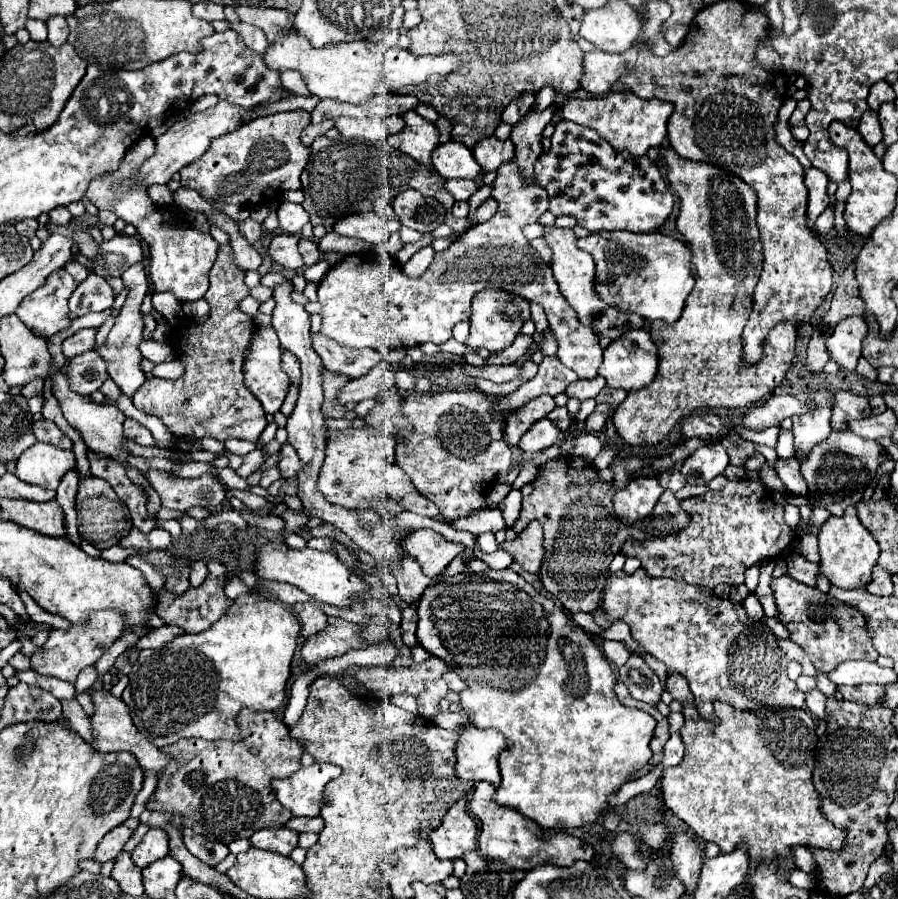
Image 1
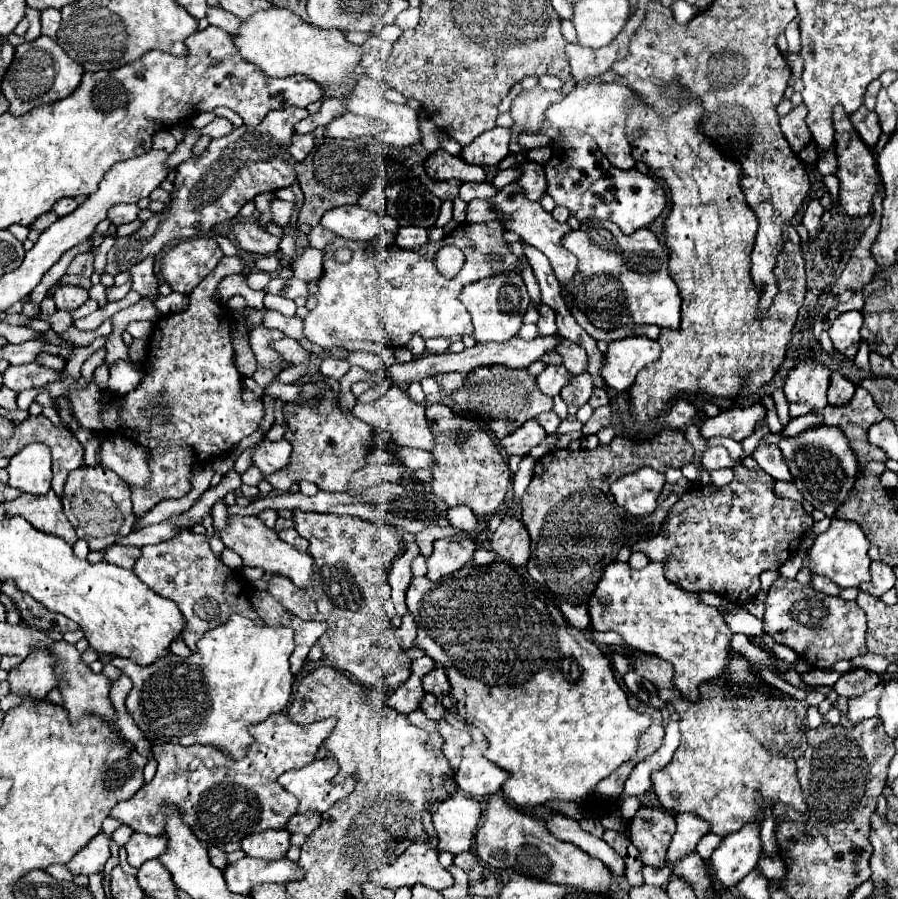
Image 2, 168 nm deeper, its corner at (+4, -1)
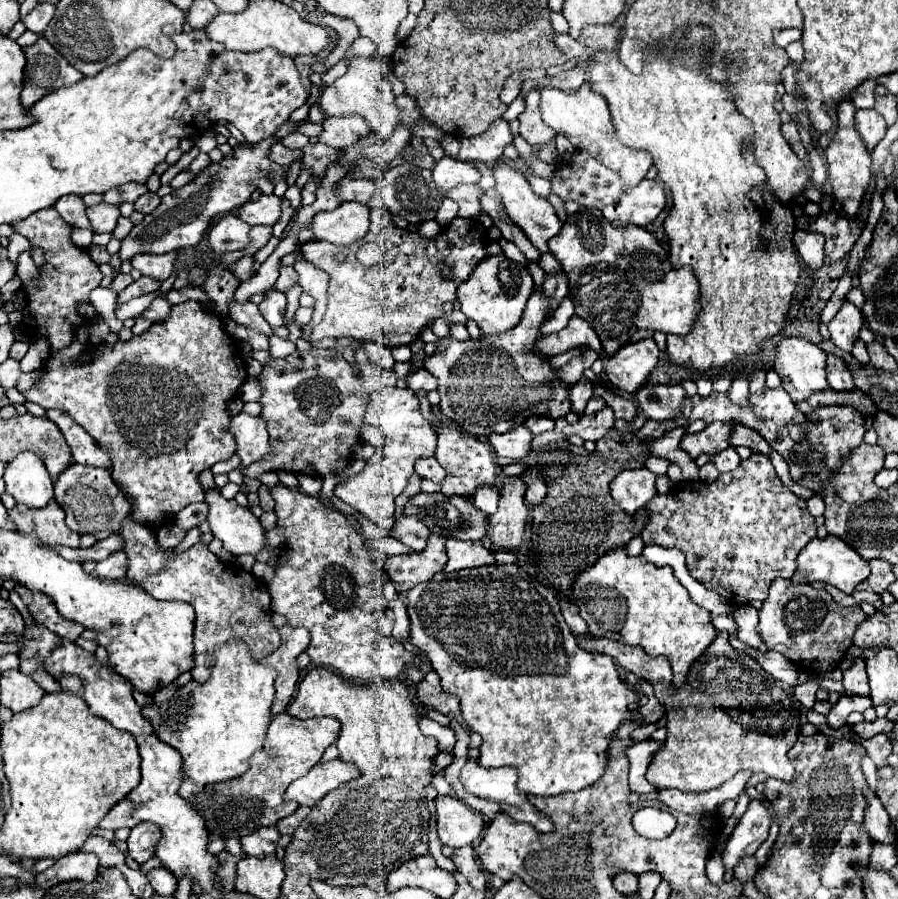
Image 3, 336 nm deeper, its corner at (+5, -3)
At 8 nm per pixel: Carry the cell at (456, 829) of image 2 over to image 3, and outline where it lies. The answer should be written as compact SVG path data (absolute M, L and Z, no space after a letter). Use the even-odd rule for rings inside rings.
M437 797L437 835L441 845L465 847L475 845L485 827L483 815L469 809L455 797Z

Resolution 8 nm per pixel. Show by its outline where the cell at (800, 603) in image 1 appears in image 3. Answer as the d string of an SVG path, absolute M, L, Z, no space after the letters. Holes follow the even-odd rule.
M777 579L769 587L769 597L759 609L759 627L765 645L791 659L805 673L825 673L839 667L853 645L855 629L867 619L859 605L841 607L825 589L795 585L789 579Z

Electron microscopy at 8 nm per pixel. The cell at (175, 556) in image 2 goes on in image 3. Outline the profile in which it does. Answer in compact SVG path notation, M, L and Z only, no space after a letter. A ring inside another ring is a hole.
M131 517L125 521L119 533L125 539L125 553L129 557L127 577L143 587L149 595L169 601L185 601L195 609L195 667L191 675L195 681L205 681L209 677L211 653L217 643L229 641L233 637L245 637L249 641L253 657L261 659L279 645L279 633L271 623L271 597L261 579L241 567L231 567L215 557L205 543L195 543L193 547L177 553L175 549L163 549L149 527L135 523Z

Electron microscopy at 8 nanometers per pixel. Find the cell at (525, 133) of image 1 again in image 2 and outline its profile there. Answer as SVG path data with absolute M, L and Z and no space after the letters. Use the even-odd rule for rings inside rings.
M536 85L534 89L522 91L514 103L512 103L512 119L514 119L514 127L512 131L522 133L522 131L530 131L538 133L542 129L542 121L544 121L544 111L560 101L564 97L564 89L542 89L540 85Z

